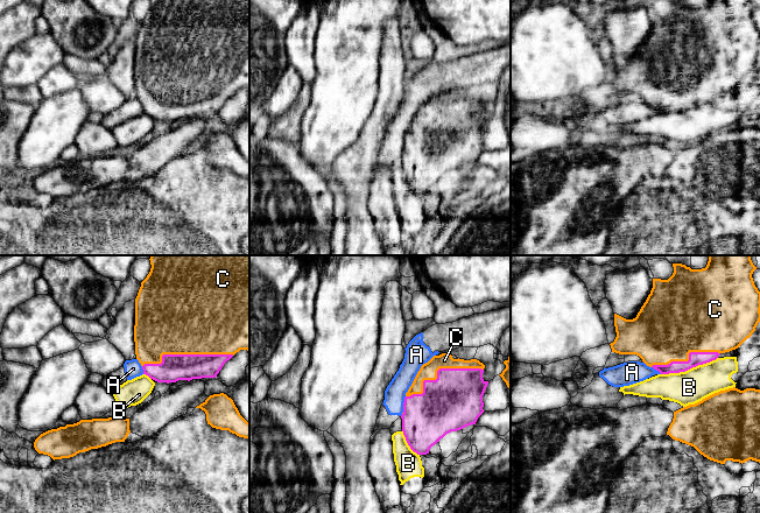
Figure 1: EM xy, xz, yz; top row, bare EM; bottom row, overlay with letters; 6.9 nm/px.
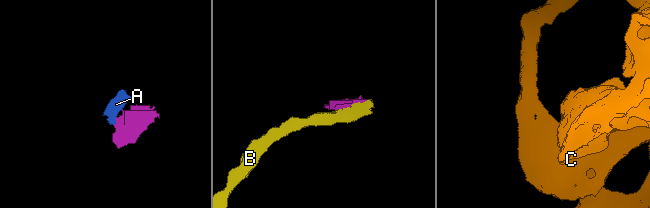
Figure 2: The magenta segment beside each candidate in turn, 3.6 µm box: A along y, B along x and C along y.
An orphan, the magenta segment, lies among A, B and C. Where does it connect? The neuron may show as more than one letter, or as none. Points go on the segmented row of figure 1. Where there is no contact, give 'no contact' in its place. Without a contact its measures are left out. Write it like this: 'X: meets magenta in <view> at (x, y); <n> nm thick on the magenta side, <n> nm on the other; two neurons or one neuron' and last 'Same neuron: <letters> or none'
A: meets magenta in xz at (403, 405); 340 nm thick on the magenta side, 140 nm on the other; two neurons
B: meets magenta in yz at (689, 369); 100 nm thick on the magenta side, 240 nm on the other; two neurons
C: meets magenta in xy at (185, 355); 190 nm thick on the magenta side, 500 nm on the other; one neuron
Same neuron: C

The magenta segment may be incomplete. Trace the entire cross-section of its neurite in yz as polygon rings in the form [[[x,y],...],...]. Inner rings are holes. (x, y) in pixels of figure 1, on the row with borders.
[[[708,255],[705,268],[691,269],[673,263],[674,273],[668,280],[653,279],[653,288],[636,317],[626,319],[614,314],[617,337],[612,352],[636,354],[661,374],[685,372],[698,365],[716,360],[720,353],[738,349],[755,331],[760,322],[760,291],[752,274],[757,269],[751,255]]]

